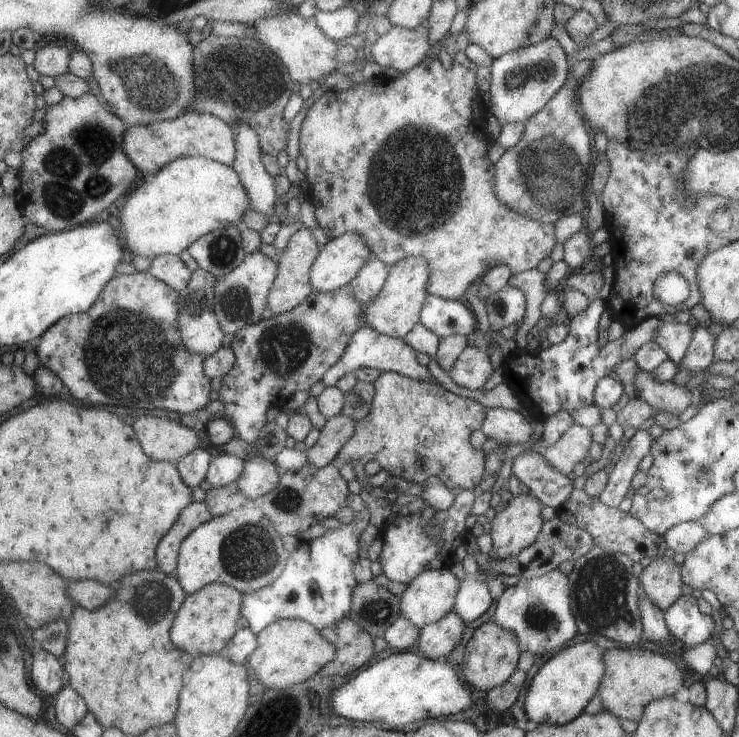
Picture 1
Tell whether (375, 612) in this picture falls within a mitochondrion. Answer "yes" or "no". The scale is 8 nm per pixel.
yes

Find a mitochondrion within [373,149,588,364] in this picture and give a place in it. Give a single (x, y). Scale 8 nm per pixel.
(500, 308)

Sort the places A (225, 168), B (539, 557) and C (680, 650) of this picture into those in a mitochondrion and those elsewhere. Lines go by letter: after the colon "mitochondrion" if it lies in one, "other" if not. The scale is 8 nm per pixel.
A: other
B: other
C: other

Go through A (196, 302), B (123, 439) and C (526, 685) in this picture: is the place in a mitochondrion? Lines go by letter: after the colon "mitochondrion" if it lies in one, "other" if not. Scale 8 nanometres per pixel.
A: mitochondrion
B: other
C: other

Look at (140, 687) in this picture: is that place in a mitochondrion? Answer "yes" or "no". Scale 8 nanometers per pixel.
no

